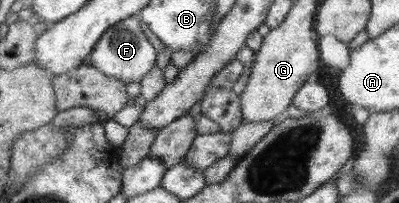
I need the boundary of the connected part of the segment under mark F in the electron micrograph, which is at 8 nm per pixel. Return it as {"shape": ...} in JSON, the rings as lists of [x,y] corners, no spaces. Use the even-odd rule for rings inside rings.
{"shape":[[[131,16],[106,29],[90,55],[93,67],[105,75],[110,75],[128,84],[139,83],[156,66],[157,50],[153,48],[147,40],[147,36],[143,34],[138,16]]]}

